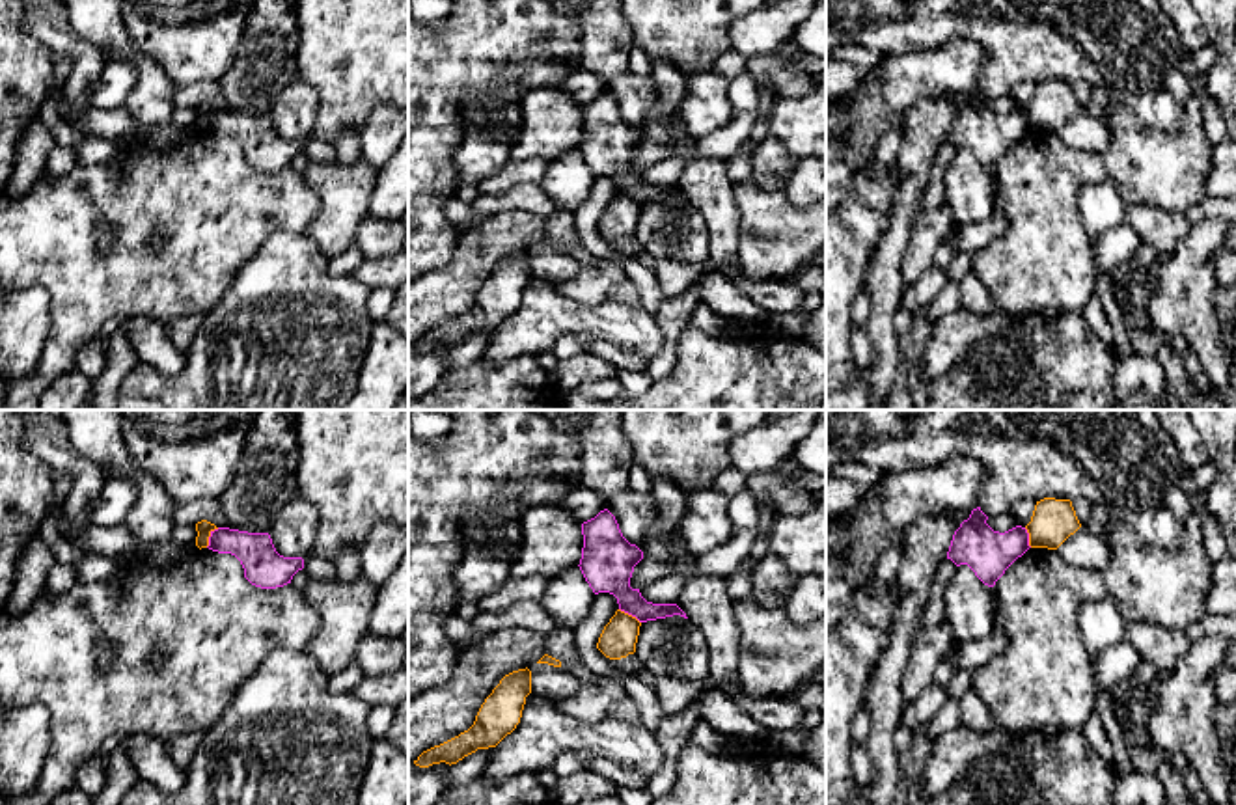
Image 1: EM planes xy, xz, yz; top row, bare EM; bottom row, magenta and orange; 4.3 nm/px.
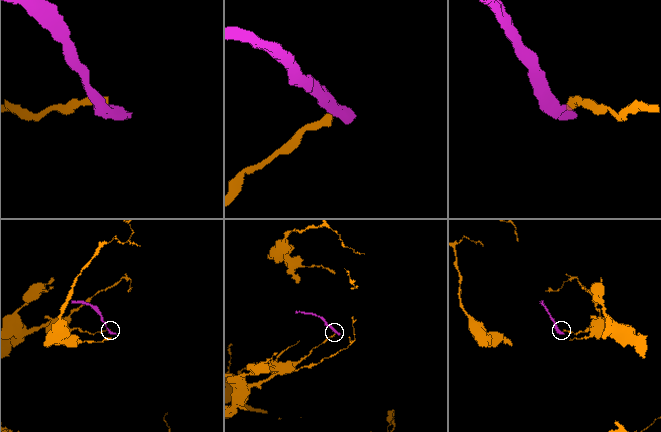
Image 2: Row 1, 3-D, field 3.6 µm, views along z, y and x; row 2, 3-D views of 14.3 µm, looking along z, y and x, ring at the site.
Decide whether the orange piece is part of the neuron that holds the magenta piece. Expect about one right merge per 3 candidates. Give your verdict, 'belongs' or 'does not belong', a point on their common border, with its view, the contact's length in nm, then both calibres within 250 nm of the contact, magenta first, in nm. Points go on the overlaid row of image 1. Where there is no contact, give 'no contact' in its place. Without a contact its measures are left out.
does not belong | xy (209, 537) | 110 nm | 160/70 nm

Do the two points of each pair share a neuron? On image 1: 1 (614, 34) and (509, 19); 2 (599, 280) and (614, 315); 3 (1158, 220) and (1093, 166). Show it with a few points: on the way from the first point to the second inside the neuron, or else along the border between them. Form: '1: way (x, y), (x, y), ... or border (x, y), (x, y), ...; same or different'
1: border (573, 19), (580, 30), (578, 62), (582, 68); different
2: border (565, 295), (591, 306), (604, 302), (638, 304); different
3: border (1126, 204), (1153, 204), (1181, 215); different

